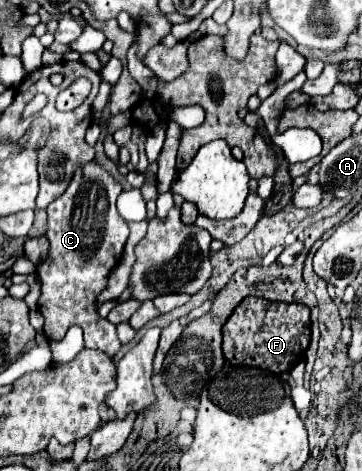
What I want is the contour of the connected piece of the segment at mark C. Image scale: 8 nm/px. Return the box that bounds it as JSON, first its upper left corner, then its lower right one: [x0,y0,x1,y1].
[36,160,128,356]

